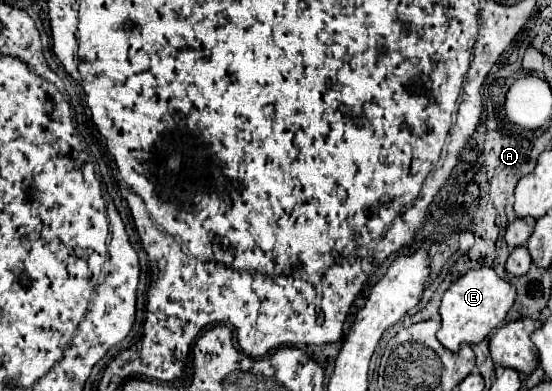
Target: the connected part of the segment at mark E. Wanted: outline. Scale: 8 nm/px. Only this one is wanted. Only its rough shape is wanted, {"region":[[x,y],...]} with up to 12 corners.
{"region":[[495,269],[457,279],[441,301],[437,339],[481,343],[515,303]]}

